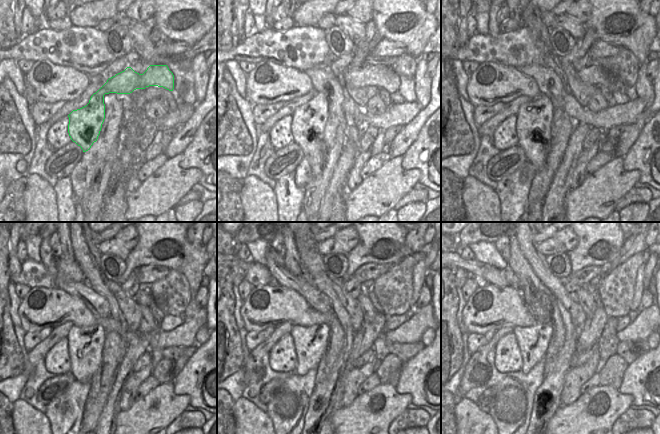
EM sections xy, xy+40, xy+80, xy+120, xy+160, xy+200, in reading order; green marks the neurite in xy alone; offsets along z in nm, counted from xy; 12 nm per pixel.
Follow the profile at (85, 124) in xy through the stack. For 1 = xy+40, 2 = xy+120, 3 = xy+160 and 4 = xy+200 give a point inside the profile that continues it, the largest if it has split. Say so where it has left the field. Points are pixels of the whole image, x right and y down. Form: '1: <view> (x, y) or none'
1: xy+40 (309, 120)
2: xy+120 (85, 345)
3: xy+160 (310, 342)
4: xy+200 (533, 341)

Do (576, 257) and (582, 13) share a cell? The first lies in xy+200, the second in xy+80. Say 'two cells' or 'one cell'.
two cells

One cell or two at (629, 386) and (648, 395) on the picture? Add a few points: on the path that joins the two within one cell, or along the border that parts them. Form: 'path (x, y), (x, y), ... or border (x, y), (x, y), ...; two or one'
path (634, 386), (639, 386), (643, 390); one

